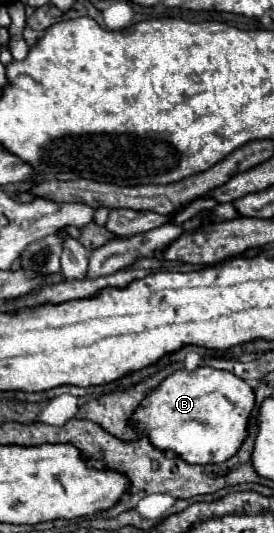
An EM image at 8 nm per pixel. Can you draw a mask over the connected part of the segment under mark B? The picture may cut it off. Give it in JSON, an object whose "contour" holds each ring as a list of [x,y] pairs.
{"contour":[[[198,367],[194,371],[180,369],[180,371],[172,373],[172,375],[168,375],[142,401],[142,407],[132,415],[132,421],[140,429],[148,429],[150,431],[148,437],[150,437],[150,443],[154,447],[158,447],[162,451],[172,449],[182,459],[186,459],[188,463],[200,463],[200,465],[224,463],[226,459],[236,455],[240,445],[246,441],[248,423],[250,423],[250,415],[252,415],[254,403],[256,403],[254,389],[248,387],[248,383],[244,379],[232,375],[230,371],[222,371],[222,369],[214,369],[214,367]]]}

